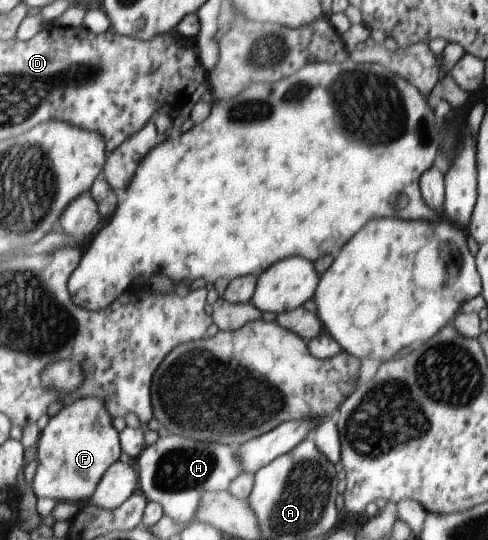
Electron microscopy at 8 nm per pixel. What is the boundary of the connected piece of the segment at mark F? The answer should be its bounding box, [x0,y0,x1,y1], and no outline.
[31,398,123,505]

